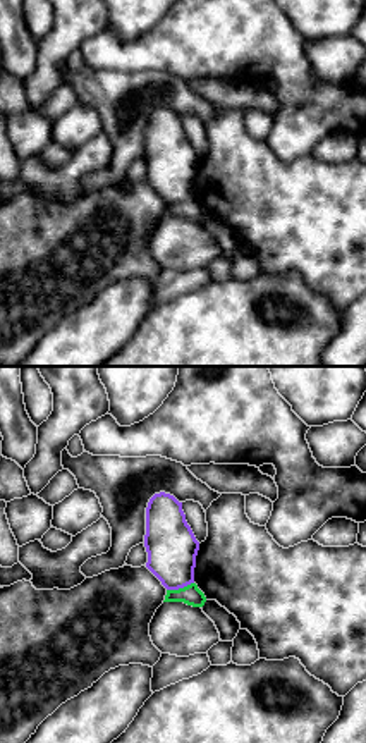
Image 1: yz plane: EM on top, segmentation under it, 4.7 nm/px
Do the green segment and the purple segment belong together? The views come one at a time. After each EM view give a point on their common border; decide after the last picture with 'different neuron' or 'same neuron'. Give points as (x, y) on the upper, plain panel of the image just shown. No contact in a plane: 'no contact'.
(179, 203)

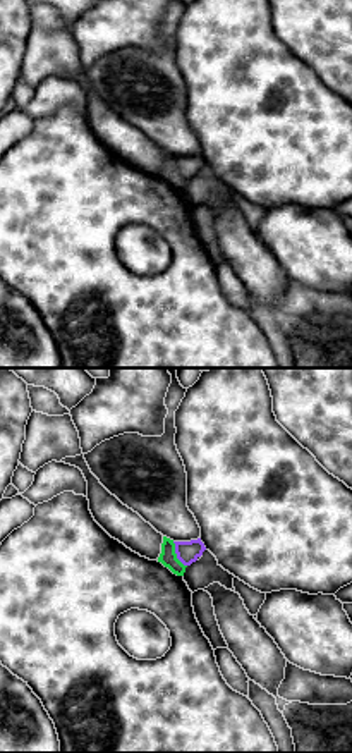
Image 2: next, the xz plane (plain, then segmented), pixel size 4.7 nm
(176, 169)

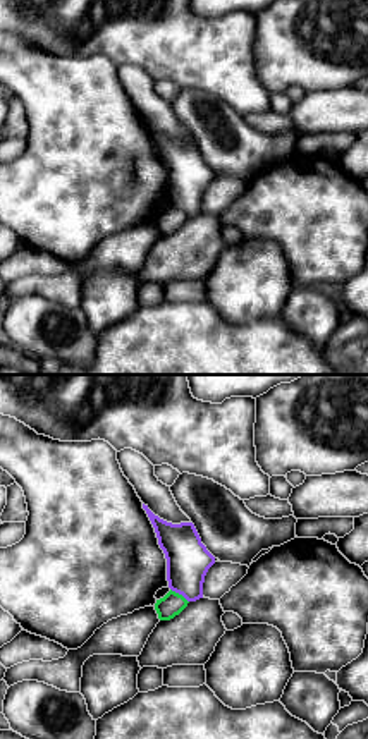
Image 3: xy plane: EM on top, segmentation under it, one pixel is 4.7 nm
(177, 208)

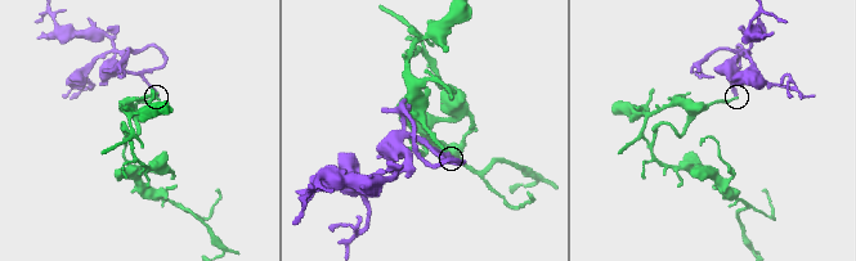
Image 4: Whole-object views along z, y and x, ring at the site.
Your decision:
same neuron

